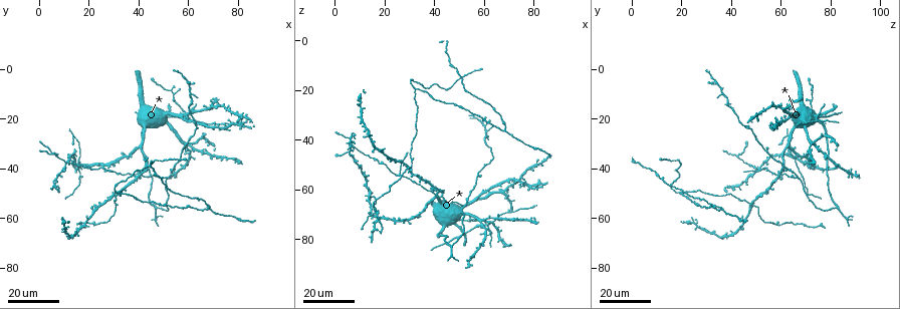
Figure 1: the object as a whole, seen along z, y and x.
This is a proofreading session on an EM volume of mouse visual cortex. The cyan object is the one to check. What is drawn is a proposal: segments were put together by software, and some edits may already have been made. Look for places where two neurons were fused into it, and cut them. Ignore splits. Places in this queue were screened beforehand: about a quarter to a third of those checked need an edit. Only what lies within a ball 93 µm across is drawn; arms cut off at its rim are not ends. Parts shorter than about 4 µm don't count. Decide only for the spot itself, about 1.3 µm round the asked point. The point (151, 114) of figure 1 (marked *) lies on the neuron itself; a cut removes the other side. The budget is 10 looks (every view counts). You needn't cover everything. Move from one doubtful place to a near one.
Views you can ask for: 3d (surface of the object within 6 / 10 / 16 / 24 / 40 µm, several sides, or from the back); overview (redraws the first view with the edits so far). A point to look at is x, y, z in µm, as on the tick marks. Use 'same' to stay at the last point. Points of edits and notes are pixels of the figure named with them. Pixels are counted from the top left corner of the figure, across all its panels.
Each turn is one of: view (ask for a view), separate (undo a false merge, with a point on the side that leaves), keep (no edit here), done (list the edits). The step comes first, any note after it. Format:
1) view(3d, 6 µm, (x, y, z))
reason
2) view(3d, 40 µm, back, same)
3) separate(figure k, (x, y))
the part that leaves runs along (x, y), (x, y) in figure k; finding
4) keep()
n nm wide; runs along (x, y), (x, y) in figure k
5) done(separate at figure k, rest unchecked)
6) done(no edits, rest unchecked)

view(3d, 16 µm, (46, 56, 83))
small branch off a trunk

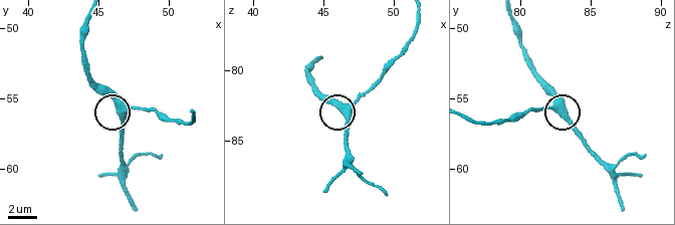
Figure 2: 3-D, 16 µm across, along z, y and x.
view(3d, 10 µm, (47.0, 55.8, 82.8))

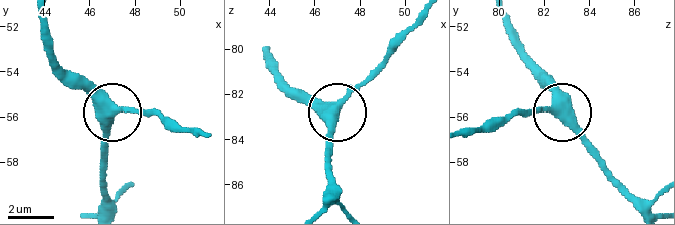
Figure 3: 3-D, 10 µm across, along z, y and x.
keep()
side arm 9 µm; 3 arms; one neuron here

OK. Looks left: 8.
view(3d, 24 µm, (28, 52, 50))
branch point

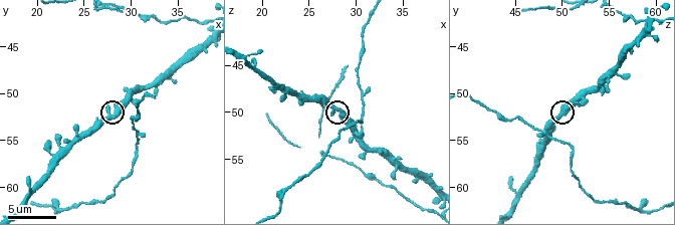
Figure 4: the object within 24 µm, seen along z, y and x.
view(3d, 6 µm, (28.4, 52.4, 50.0))
zoom in

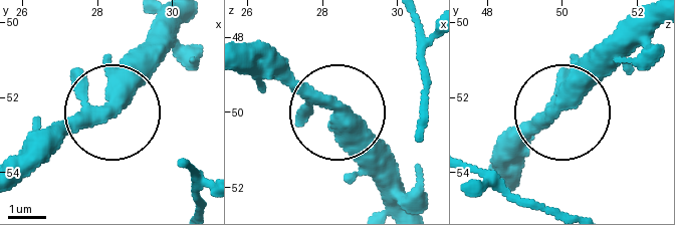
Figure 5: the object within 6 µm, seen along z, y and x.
keep()
runs along (190, 24), (123, 100), (83, 120), (39, 165) in figure 5; continuous, no second neuron

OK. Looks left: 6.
view(3d, 24 µm, (17, 40, 49))
a narrow waist

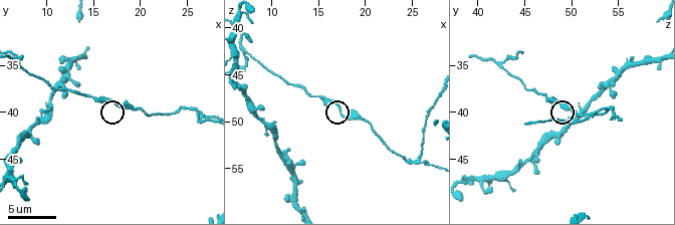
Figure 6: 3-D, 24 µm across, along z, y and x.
view(3d, 10 µm, (17.6, 39.2, 49.4))

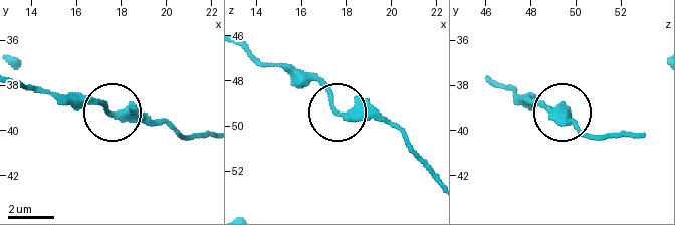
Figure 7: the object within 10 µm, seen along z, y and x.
keep()
runs along (433, 170), (385, 122), (339, 113), (311, 73) in figure 7; one neuron here

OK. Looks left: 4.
view(3d, 10 µm, (25.8, 39.4, 53.6))
branch point

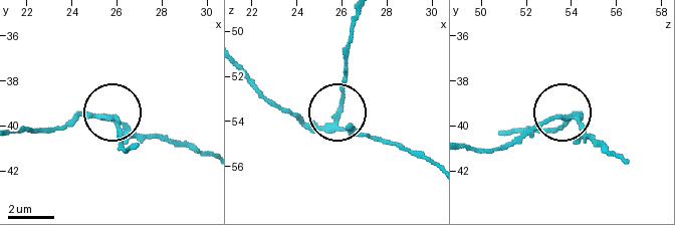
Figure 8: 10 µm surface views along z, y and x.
separate(figure 8, (343, 88))
the part that leaves runs along (332, 120), (344, 86), (352, 18) in figure 8; two neurons meet here

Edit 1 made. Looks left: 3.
view(3d, 16 µm, (14, 27, 62))
side arm on a straight run

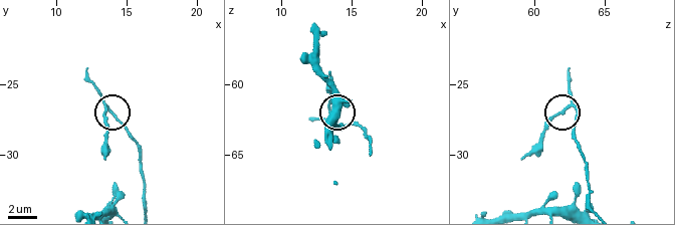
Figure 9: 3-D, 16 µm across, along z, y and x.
view(3d, 10 µm, (13.6, 26.4, 62.6))

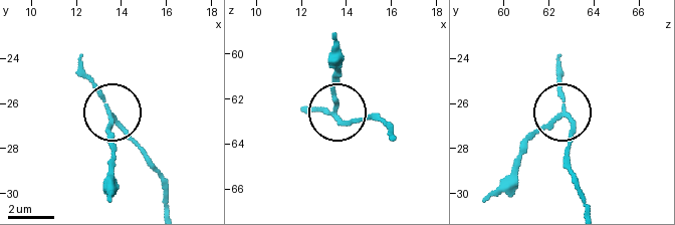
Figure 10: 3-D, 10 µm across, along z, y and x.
separate(figure 10, (109, 136))
the part that leaves runs along (111, 115), (107, 199) in figure 10; a second neuron is stuck on

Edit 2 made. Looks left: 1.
done(separate at figure 8, separate at figure 10, rest unchecked)

